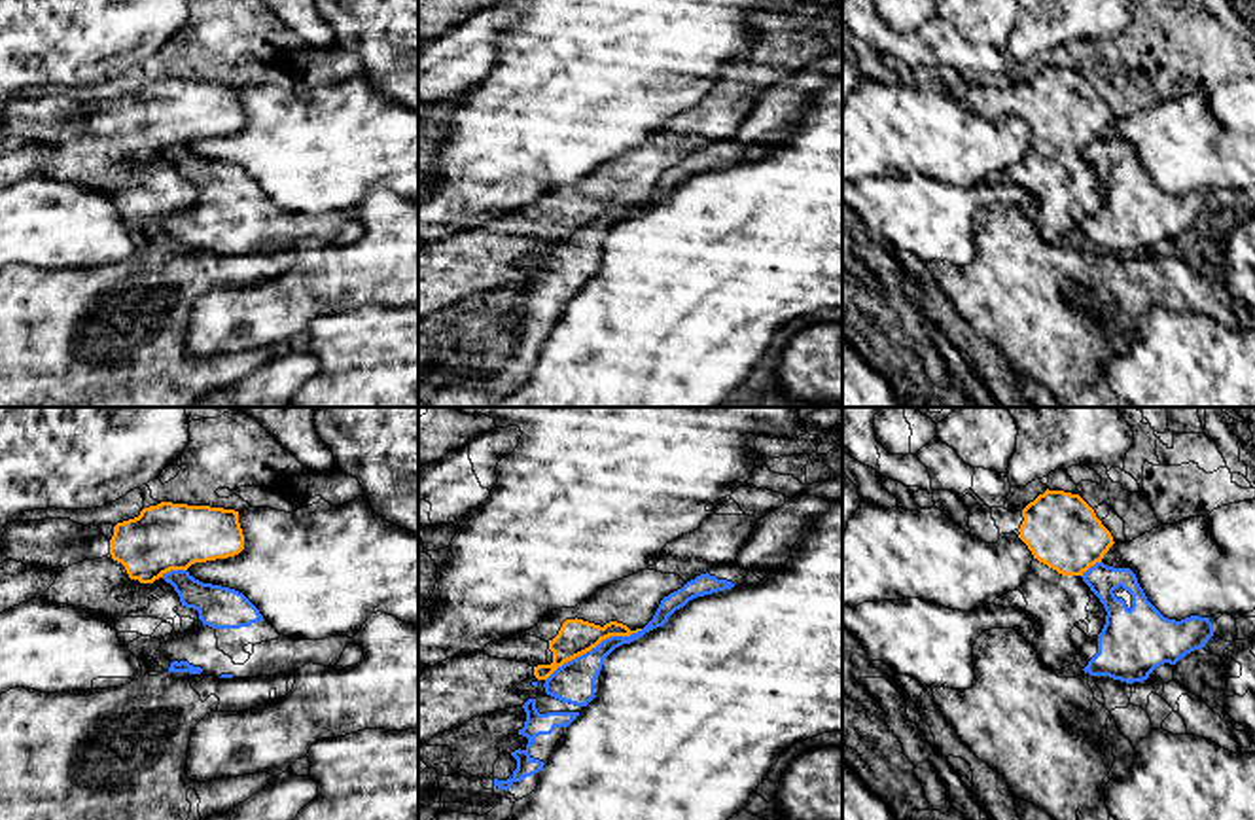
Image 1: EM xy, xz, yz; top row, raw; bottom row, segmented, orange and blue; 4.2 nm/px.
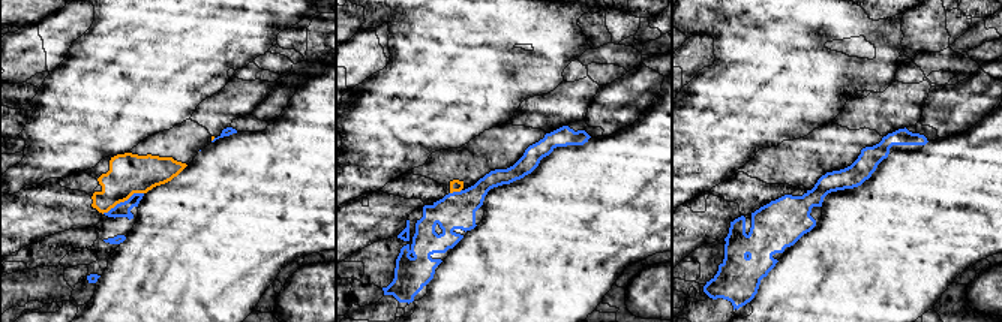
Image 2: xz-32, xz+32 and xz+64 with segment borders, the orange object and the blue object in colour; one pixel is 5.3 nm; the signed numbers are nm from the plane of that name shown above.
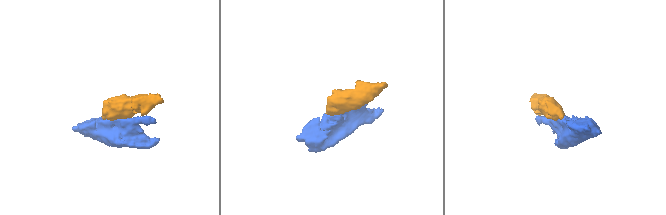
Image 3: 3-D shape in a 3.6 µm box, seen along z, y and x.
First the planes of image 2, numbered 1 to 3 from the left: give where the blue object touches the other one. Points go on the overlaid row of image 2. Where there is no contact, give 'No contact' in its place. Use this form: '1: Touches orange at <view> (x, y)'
1: Touches orange at xz-32 (122, 201)
2: Touches orange at xz+32 (455, 190)
3: No contact

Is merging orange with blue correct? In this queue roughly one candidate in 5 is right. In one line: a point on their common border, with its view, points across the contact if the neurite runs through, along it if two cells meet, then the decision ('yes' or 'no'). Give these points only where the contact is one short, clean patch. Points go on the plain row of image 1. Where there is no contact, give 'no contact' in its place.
meets orange in xz at (593, 222); border along xz (642, 205), (602, 214), (565, 237), (546, 256); no

